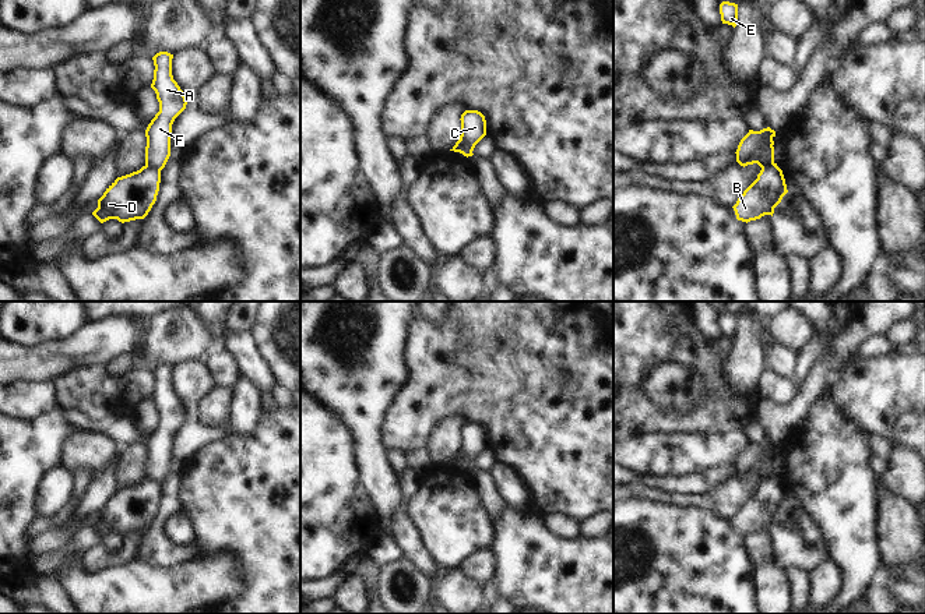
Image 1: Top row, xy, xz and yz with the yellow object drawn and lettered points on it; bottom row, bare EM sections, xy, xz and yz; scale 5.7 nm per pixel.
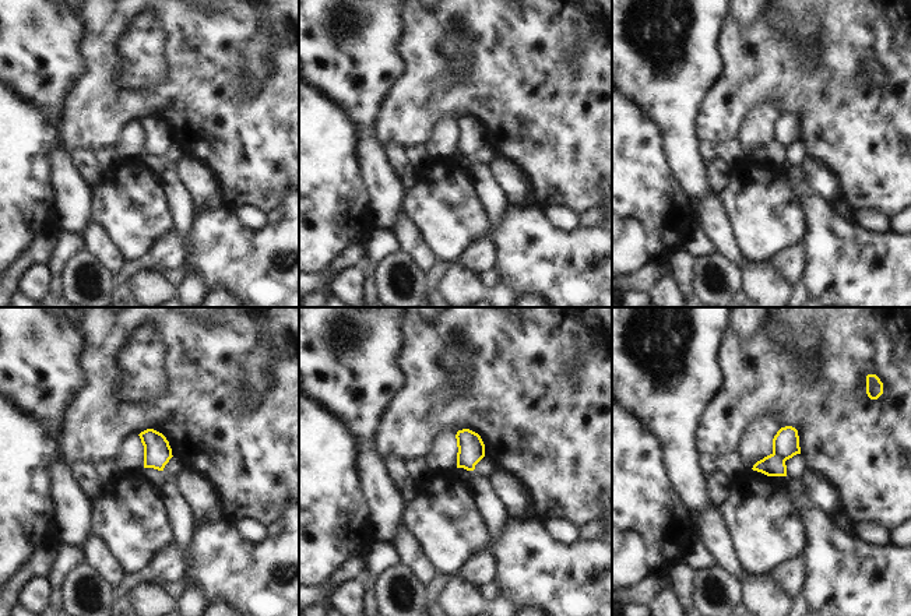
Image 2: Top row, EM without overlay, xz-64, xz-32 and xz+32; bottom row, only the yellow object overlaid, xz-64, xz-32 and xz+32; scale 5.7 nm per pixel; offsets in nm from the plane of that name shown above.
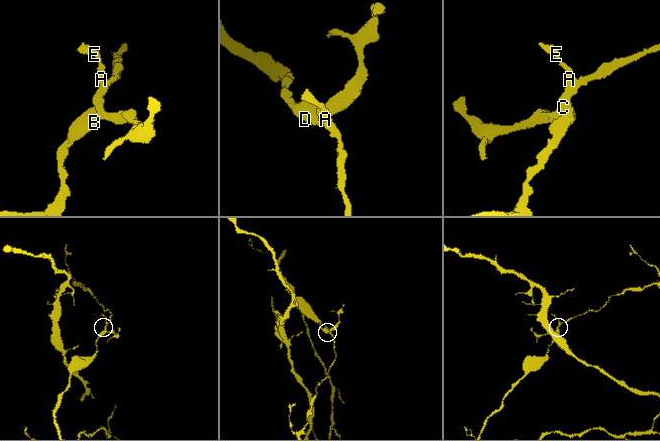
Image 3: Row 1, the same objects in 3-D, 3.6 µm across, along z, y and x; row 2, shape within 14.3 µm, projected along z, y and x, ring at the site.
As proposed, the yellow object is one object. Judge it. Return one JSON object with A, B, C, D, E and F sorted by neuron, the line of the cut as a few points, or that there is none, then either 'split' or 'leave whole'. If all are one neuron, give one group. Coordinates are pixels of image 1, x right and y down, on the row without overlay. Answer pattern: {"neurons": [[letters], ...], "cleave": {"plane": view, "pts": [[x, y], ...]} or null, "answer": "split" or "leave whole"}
{"neurons": [["A", "C", "E", "F"], ["B", "D"]], "cleave": {"plane": "xy", "pts": [[146, 477], [159, 484]]}, "answer": "split"}

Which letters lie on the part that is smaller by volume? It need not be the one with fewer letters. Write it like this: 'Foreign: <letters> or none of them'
Foreign: A, C, E, F

